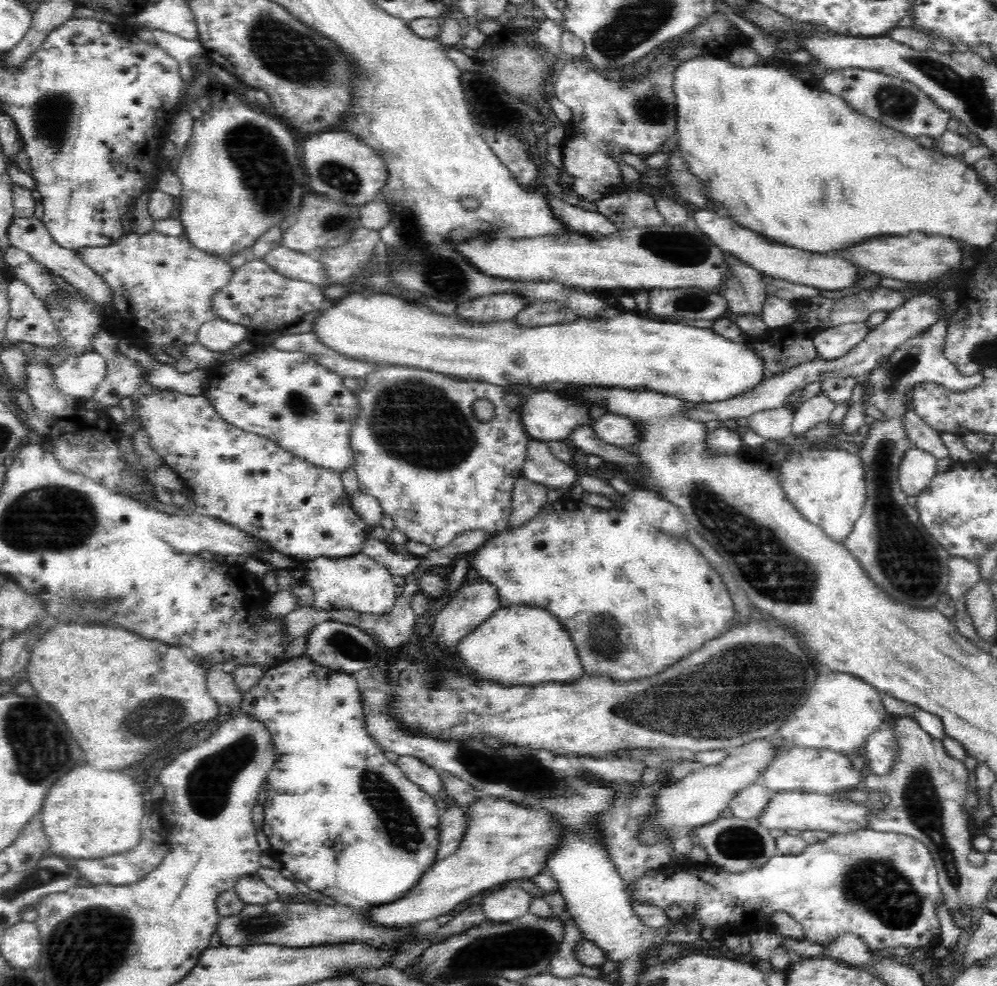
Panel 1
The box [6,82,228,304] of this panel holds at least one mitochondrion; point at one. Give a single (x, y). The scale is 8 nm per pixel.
(51, 111)

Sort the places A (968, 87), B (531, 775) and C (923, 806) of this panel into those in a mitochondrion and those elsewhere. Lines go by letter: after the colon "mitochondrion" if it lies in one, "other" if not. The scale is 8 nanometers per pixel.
A: mitochondrion
B: mitochondrion
C: mitochondrion

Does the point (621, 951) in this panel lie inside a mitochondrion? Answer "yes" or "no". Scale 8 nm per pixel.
no

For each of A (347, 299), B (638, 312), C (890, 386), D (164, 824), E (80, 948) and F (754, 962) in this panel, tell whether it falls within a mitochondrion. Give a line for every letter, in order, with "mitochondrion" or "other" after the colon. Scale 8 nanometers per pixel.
A: other
B: other
C: mitochondrion
D: other
E: mitochondrion
F: other

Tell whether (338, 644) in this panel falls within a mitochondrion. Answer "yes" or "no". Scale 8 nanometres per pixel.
yes

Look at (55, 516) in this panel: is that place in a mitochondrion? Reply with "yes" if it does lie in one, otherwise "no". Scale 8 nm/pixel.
yes

